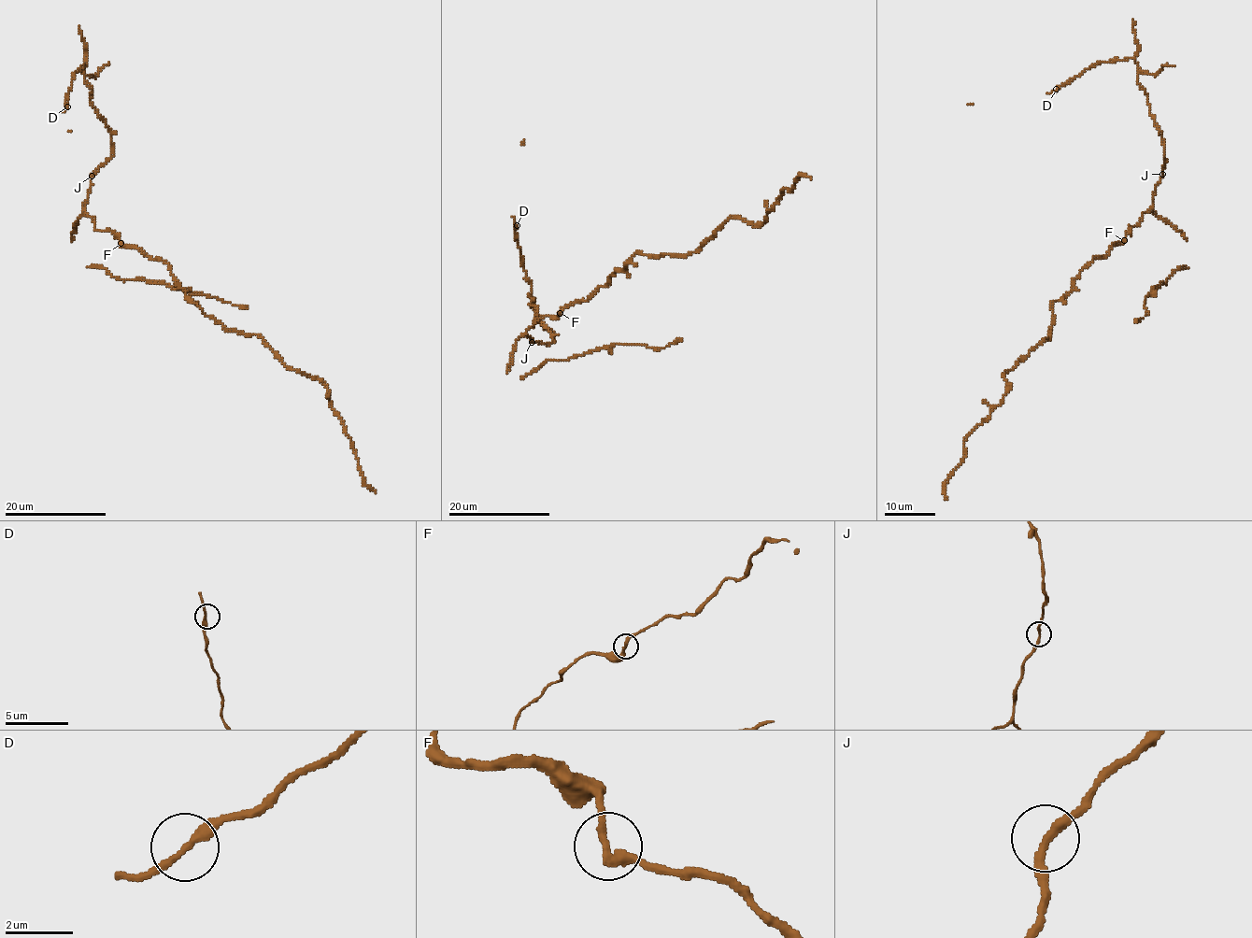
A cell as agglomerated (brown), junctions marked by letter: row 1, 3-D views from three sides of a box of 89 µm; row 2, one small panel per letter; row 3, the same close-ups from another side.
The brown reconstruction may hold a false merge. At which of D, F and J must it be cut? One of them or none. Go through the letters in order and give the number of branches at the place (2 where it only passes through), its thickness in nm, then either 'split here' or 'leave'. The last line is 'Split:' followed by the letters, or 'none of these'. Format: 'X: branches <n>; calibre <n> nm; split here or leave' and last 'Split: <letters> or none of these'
D: branches 2; calibre 240 nm; leave
F: branches 2; calibre 240 nm; leave
J: branches 2; calibre 240 nm; leave
Split: none of these

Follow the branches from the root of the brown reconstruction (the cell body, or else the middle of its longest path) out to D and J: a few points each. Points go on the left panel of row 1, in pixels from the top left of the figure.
D: (126, 246), (97, 231), (84, 211), (92, 176), (112, 154), (85, 64), (67, 106)
J: (126, 246), (121, 245), (118, 234), (97, 231), (94, 220), (84, 211), (92, 176)

